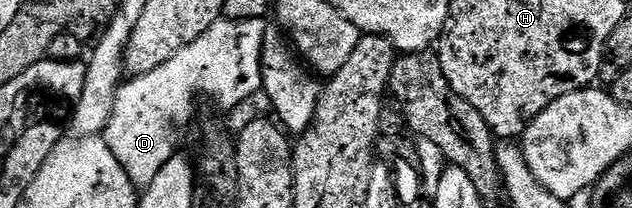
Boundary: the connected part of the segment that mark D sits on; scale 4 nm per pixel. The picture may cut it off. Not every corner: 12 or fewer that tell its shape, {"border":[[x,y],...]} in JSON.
{"border":[[222,17],[122,82],[103,138],[134,187],[174,158],[197,95],[262,90],[266,24]]}

